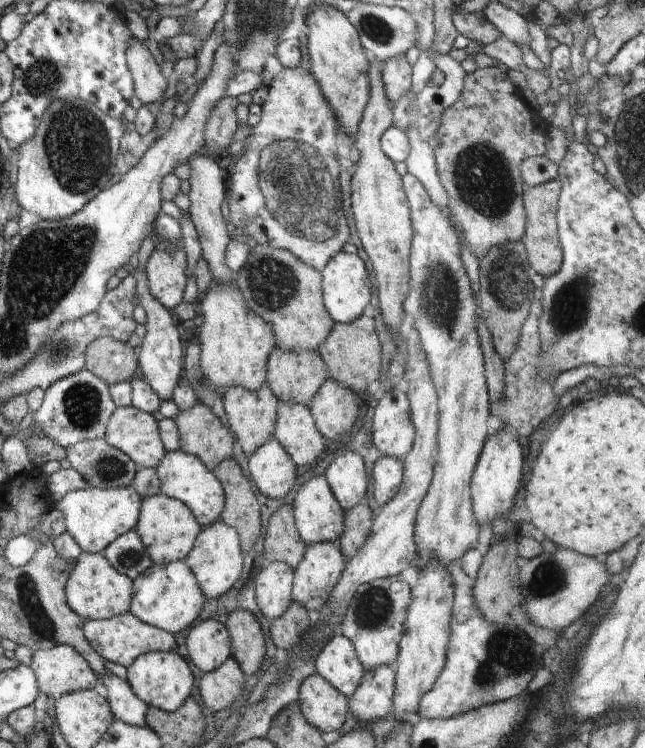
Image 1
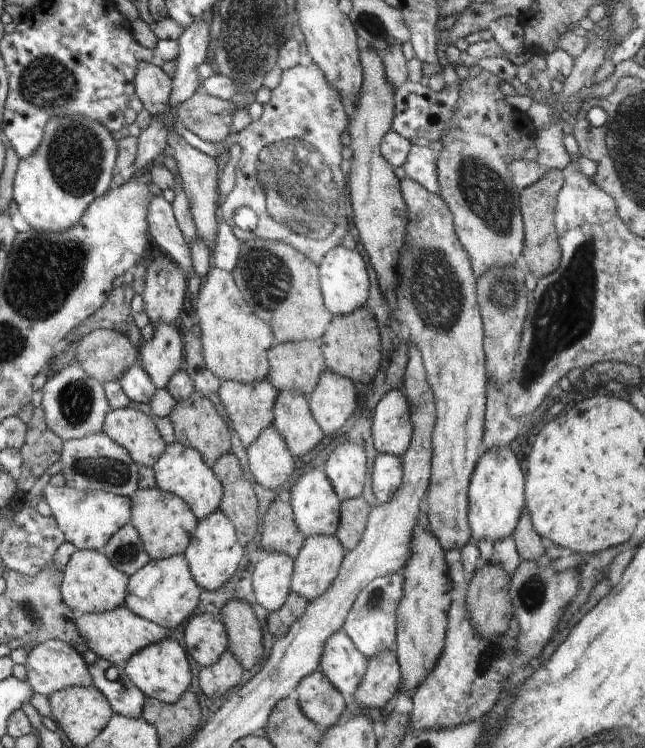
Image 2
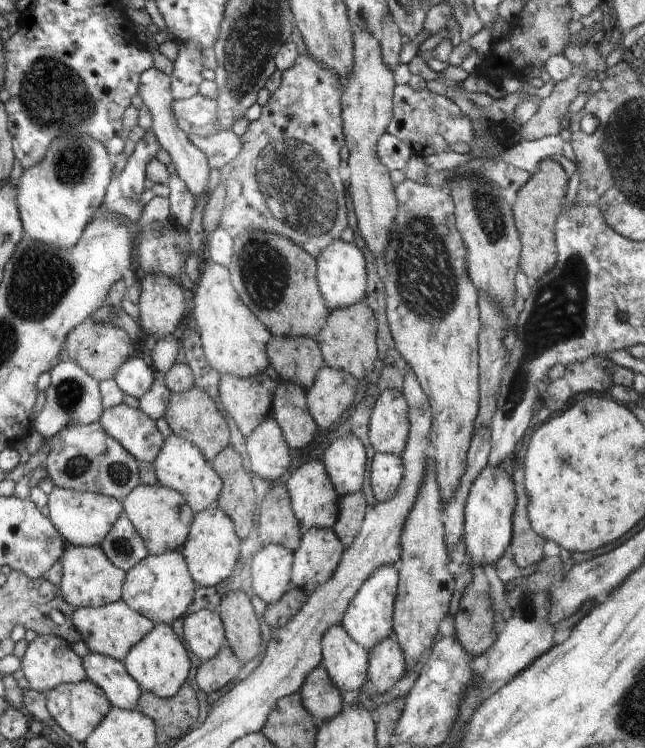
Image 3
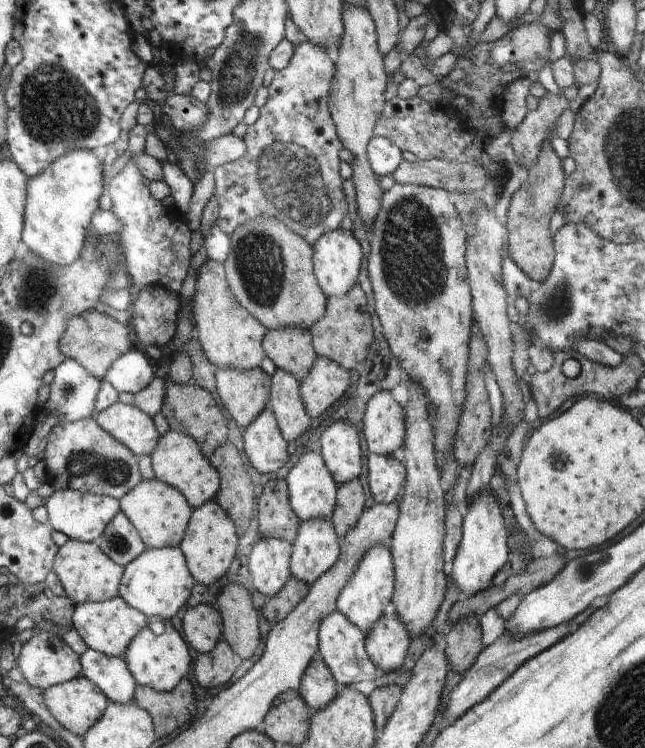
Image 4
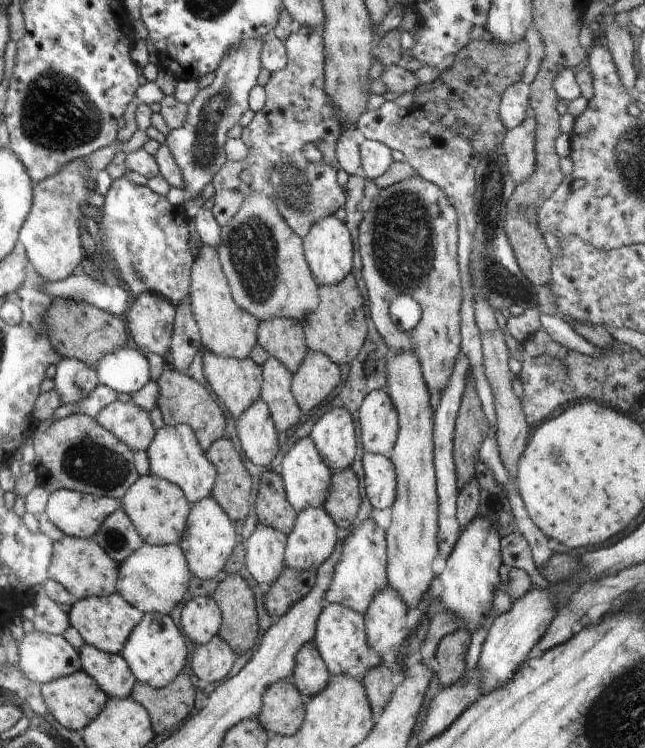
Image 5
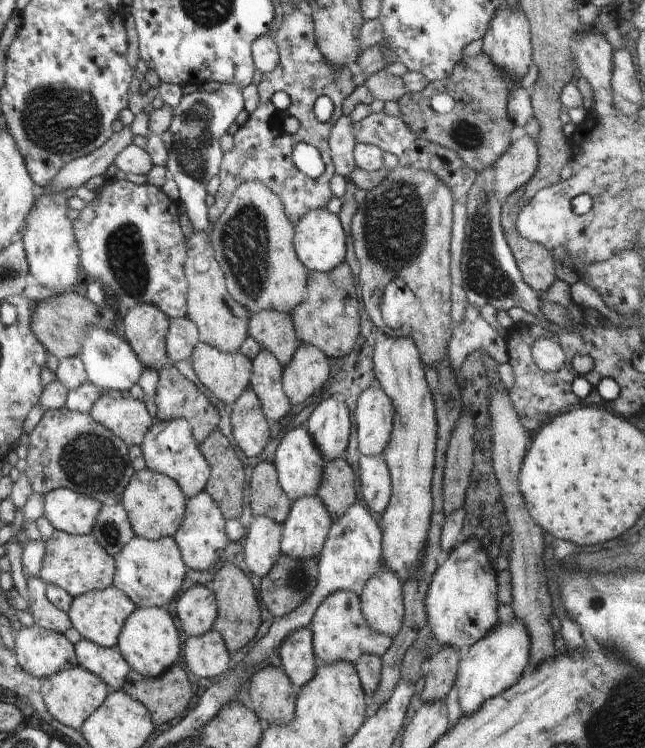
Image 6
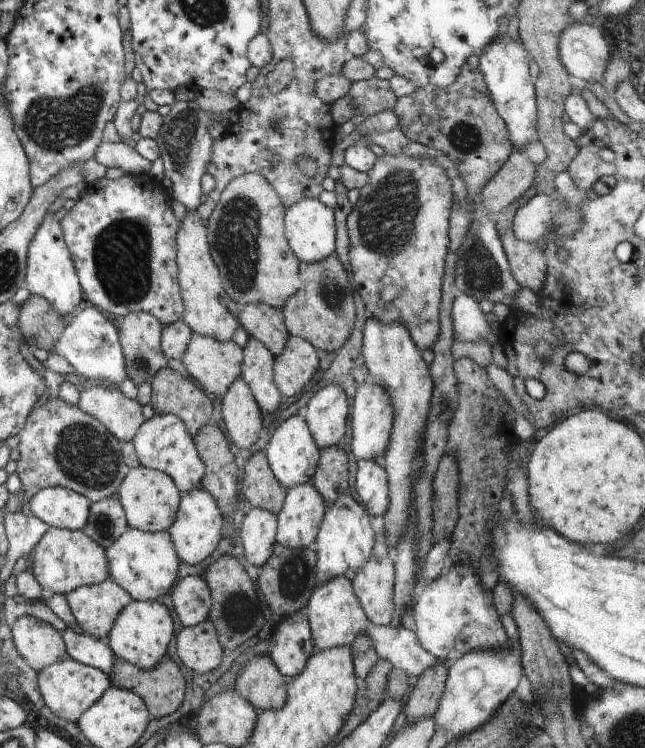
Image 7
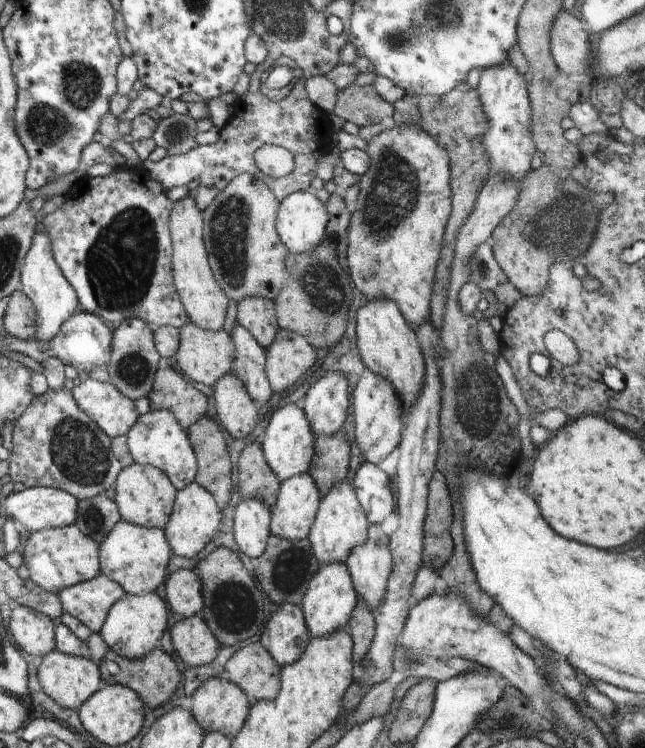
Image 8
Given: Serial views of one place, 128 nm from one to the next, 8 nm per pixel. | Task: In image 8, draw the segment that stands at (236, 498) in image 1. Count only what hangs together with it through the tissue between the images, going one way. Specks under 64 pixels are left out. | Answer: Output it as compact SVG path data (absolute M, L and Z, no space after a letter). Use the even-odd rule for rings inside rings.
M204 416L196 420L192 426L189 426L187 437L197 458L198 474L196 474L195 482L203 486L215 498L220 510L226 508L230 502L230 494L232 494L232 468L229 449L222 437L220 424L217 424L209 416Z

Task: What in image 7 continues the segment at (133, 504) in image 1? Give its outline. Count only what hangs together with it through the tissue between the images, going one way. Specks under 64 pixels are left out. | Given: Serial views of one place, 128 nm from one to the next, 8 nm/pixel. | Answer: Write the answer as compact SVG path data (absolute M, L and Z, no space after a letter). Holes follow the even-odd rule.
M45 487L30 499L25 498L31 514L48 527L83 530L92 504L83 495L63 487Z

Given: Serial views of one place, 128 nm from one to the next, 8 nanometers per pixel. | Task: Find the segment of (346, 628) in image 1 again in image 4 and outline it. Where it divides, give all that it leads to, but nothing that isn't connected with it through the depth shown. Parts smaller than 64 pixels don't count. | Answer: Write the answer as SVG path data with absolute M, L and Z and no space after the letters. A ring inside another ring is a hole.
M378 544L366 552L362 562L354 570L354 576L348 580L342 592L338 594L337 611L344 614L358 630L366 634L382 618L386 606L391 603L394 585L395 572L390 549L387 544L384 546Z

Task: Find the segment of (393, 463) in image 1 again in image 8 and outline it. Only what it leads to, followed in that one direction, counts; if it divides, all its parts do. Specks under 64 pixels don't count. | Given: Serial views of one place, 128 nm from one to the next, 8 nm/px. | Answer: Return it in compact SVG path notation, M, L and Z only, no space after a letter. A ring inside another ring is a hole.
M365 460L356 471L353 487L370 525L380 525L394 512L391 478L378 465Z

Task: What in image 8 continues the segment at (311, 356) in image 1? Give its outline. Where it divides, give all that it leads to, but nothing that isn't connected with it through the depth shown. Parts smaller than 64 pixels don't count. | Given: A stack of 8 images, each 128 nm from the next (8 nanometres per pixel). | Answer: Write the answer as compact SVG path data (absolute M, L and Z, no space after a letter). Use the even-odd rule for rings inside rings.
M246 297L237 302L237 322L264 348L272 346L280 328L275 302L260 297Z

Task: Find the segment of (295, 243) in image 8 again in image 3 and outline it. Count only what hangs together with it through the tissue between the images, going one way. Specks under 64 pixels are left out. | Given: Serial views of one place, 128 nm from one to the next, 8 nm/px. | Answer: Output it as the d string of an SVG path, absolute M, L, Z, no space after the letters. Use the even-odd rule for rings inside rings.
M337 239L329 246L326 246L317 257L316 277L320 293L329 310L350 307L365 299L367 292L365 259L355 243L346 243Z

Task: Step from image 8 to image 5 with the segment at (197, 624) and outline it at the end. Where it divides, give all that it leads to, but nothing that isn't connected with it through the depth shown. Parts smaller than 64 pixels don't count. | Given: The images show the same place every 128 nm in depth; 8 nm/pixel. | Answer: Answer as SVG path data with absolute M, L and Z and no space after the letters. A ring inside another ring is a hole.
M216 635L208 644L195 646L190 668L200 680L210 684L224 679L236 658L235 652L227 646L227 642Z

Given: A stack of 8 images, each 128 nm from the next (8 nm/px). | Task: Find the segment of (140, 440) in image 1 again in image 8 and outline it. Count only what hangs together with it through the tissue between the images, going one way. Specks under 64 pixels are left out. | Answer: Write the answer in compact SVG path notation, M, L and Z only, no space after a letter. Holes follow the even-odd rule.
M83 376L76 382L71 391L77 406L110 438L126 435L130 428L138 421L135 402L125 398L112 384L98 382L90 377Z

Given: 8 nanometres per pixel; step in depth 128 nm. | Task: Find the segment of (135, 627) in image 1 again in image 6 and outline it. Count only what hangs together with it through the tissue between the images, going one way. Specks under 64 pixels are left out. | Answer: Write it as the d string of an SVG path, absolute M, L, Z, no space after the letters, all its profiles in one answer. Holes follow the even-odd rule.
M113 585L103 590L92 590L74 597L67 613L73 628L85 640L94 642L102 647L116 647L122 626L130 617L136 606L118 588Z

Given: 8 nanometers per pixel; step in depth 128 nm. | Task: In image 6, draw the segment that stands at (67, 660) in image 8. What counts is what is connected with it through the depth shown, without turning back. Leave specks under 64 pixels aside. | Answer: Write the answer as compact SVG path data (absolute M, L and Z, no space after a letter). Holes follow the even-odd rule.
M79 665L52 674L41 682L41 694L48 713L57 722L75 730L80 730L86 718L89 718L102 705L109 692L108 686L99 675Z

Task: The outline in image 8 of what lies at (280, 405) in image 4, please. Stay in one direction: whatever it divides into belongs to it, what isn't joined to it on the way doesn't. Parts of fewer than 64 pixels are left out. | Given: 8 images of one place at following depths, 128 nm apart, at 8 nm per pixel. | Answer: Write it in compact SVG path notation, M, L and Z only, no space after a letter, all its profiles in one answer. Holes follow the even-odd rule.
M236 322L232 328L231 338L236 346L232 372L245 384L250 398L260 408L274 394L266 376L265 348L240 323Z

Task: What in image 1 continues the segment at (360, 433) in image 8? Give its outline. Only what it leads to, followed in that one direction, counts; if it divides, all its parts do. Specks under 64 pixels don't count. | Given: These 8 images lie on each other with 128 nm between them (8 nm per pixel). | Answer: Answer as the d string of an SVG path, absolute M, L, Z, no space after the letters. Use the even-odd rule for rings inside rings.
M394 388L377 403L370 418L373 442L383 455L402 461L410 452L415 437L407 393Z

